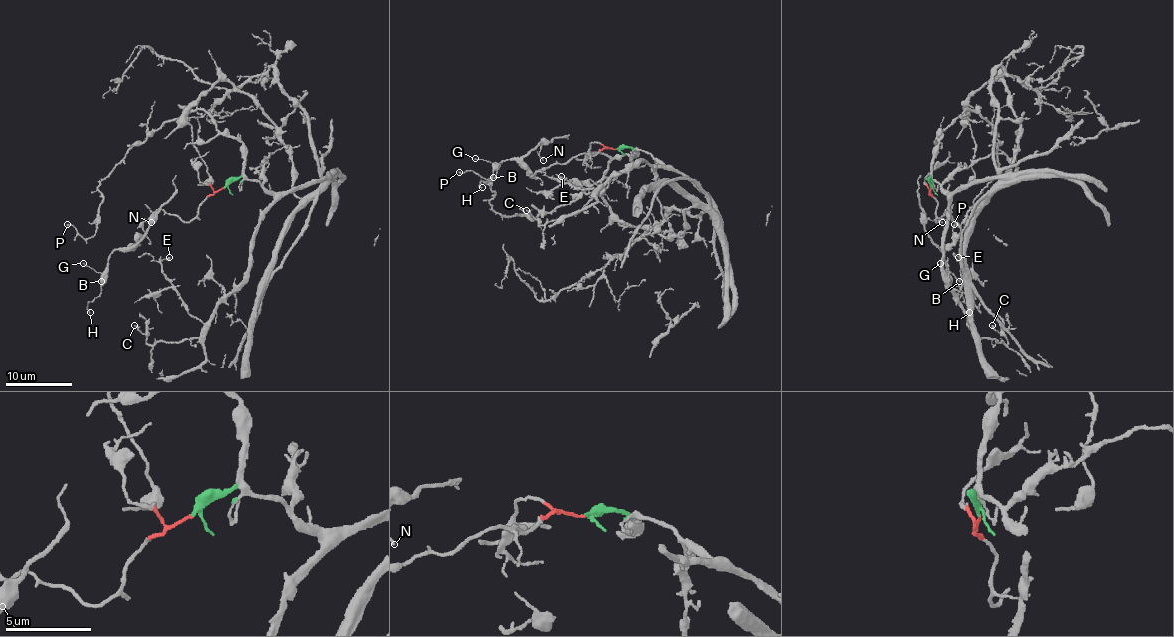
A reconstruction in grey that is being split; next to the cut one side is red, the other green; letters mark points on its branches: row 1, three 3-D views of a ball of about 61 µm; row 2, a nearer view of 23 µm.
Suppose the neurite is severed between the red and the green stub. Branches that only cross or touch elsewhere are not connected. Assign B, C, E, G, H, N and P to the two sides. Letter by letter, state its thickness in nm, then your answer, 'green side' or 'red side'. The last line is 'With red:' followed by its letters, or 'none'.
B: calibre 120 nm; red side
C: calibre 150 nm; green side
E: calibre 180 nm; green side
G: calibre 100 nm; red side
H: calibre 130 nm; red side
N: calibre 70 nm; red side
P: calibre 160 nm; green side
With red: B, G, H, N

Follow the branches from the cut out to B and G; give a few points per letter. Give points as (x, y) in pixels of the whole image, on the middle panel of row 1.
B: (616, 150), (602, 148), (595, 155), (550, 164), (535, 178), (514, 160), (504, 160), (492, 178)
G: (616, 150), (602, 148), (595, 155), (550, 164), (535, 178), (514, 160), (494, 163), (474, 158)

